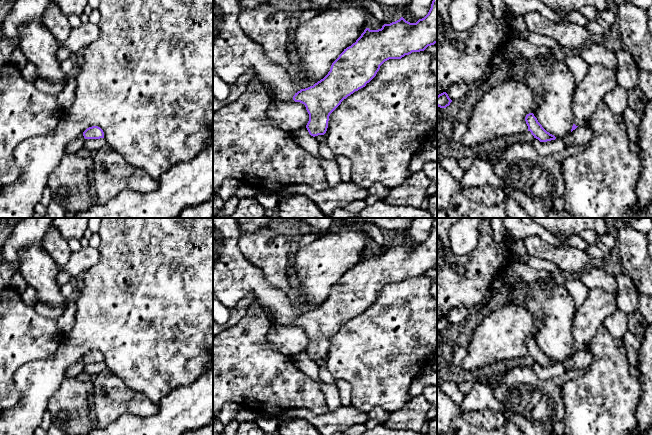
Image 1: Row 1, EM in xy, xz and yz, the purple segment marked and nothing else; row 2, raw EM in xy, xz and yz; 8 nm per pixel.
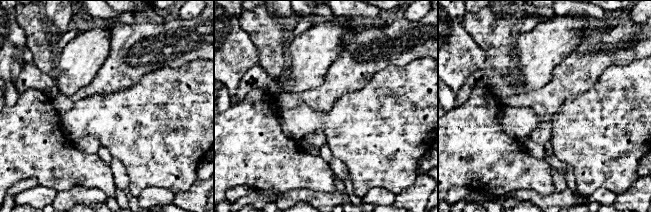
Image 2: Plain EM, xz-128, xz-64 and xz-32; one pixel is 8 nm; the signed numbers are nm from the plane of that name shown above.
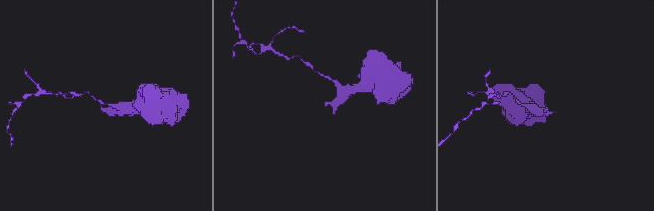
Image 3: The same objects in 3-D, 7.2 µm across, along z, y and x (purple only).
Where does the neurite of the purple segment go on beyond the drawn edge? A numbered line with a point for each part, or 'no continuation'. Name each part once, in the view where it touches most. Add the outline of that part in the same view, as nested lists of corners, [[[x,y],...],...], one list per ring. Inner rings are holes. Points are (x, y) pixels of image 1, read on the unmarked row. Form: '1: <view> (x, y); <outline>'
1: yz (599, 304); [[[602,288],[589,289],[584,303],[577,309],[573,322],[574,348],[588,348],[589,341],[596,334],[606,317],[617,309],[617,293],[608,292]]]

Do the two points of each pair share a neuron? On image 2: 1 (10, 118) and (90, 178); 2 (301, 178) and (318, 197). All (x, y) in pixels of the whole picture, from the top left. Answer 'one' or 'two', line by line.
1: one
2: two

